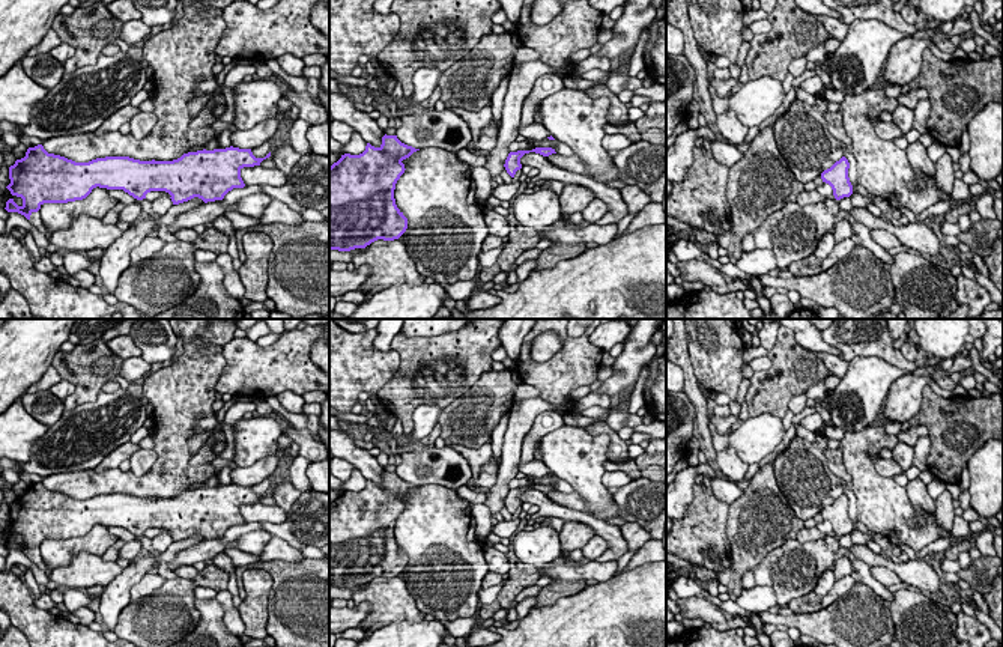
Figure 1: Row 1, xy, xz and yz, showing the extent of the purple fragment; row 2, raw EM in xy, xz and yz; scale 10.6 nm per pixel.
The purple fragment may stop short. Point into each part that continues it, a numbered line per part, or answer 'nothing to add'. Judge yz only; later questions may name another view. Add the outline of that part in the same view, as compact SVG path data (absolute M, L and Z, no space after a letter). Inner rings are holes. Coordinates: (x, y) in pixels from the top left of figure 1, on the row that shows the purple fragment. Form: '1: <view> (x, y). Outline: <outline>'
nothing to add

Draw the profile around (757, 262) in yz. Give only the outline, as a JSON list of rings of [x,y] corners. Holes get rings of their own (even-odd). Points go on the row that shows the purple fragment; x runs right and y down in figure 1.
[[[753,250],[750,253],[743,253],[737,260],[737,266],[749,275],[768,274],[771,269],[777,268],[774,253],[771,250]]]

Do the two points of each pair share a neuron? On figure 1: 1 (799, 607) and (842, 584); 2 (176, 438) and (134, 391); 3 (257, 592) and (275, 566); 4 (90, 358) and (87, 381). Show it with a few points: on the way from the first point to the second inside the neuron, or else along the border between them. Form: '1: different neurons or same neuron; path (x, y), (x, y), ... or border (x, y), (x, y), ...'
1: same neuron; path (809, 604), (826, 601), (832, 595)
2: different neurons; border (142, 385), (142, 393), (151, 403)
3: different neurons; border (245, 568), (260, 568), (272, 578), (268, 608)
4: same neuron; path (90, 364), (87, 375)

